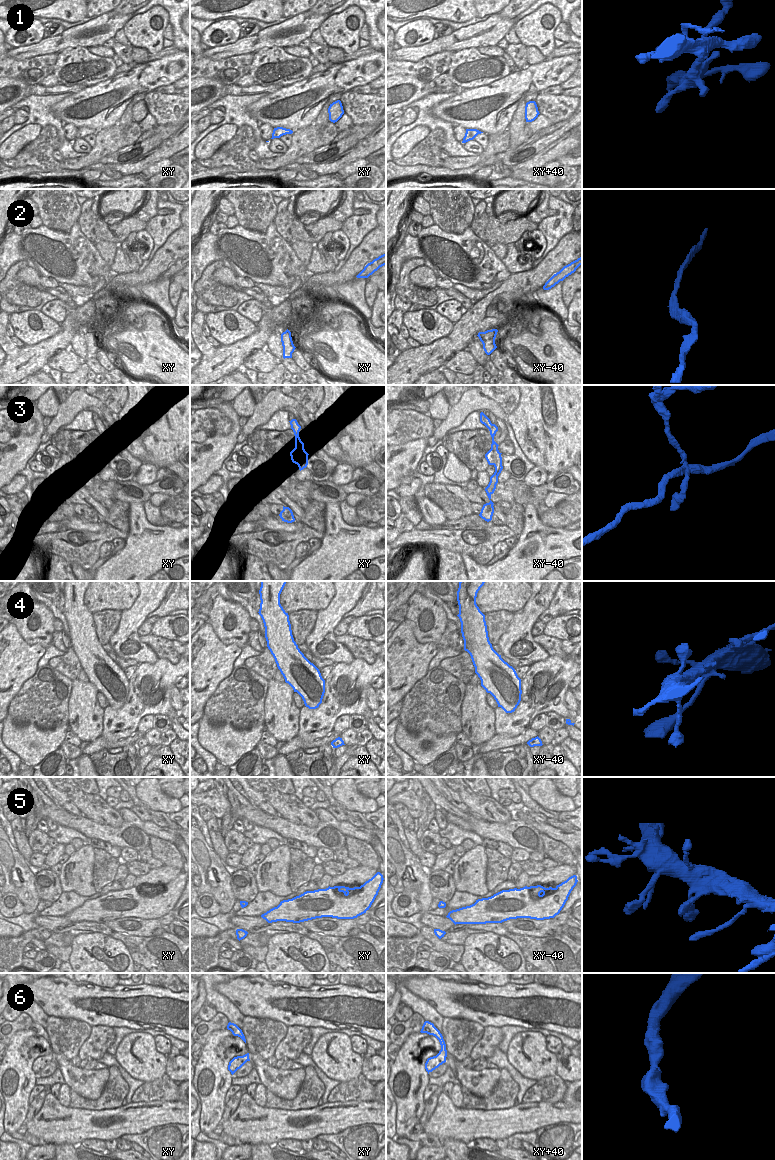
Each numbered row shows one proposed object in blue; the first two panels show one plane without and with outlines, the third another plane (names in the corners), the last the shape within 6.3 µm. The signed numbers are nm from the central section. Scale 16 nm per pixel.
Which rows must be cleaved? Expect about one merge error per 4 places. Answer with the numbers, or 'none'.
none

